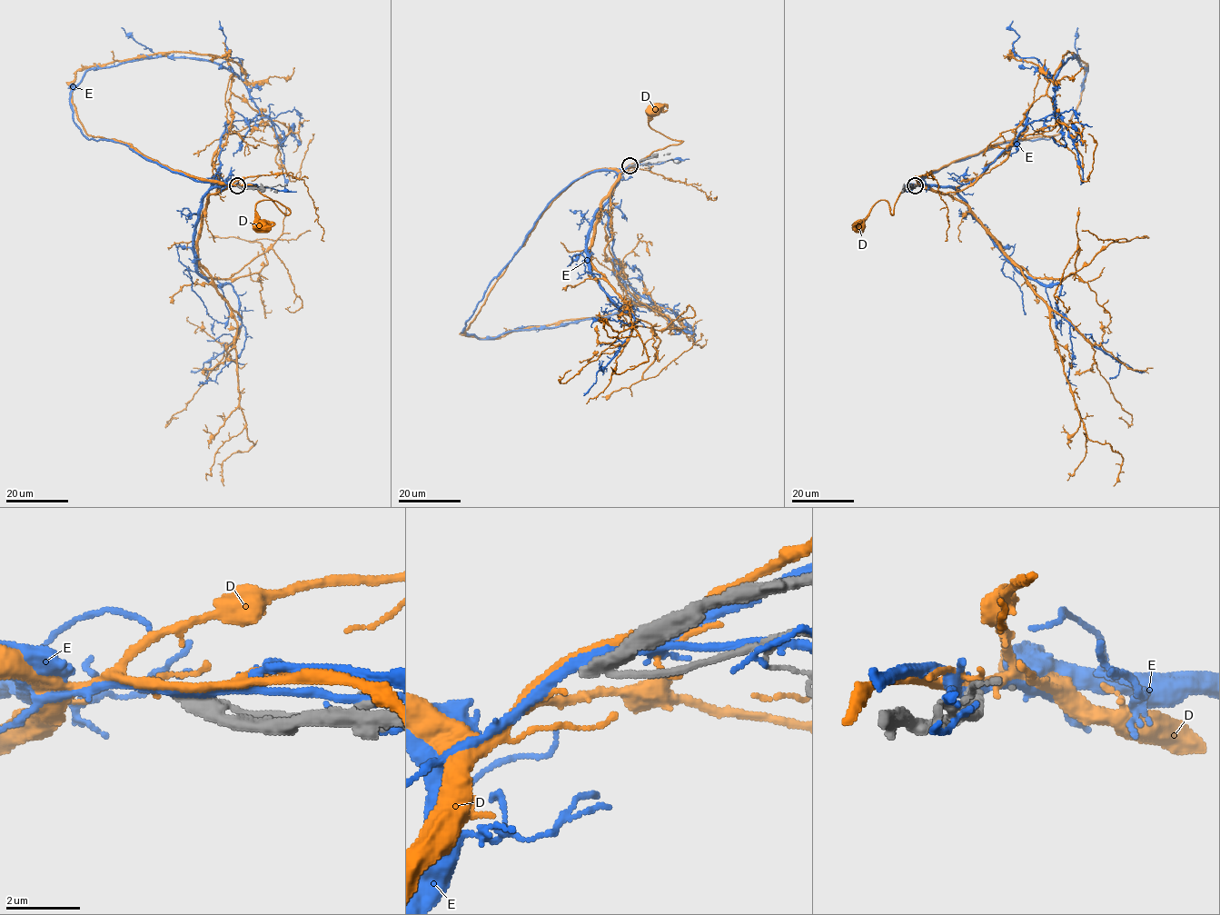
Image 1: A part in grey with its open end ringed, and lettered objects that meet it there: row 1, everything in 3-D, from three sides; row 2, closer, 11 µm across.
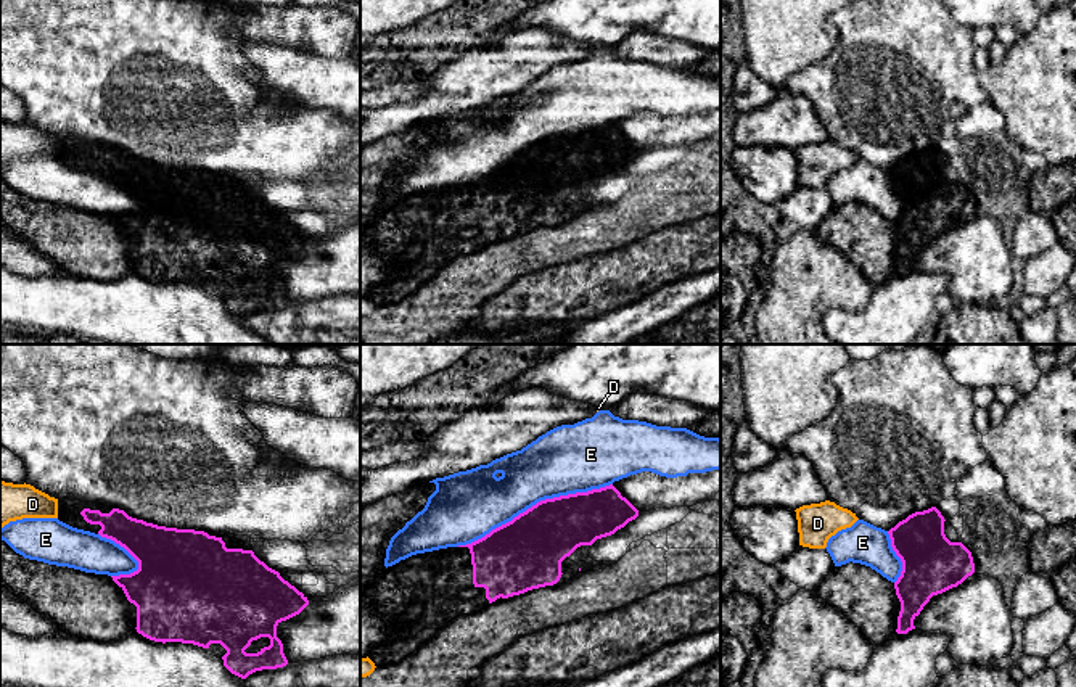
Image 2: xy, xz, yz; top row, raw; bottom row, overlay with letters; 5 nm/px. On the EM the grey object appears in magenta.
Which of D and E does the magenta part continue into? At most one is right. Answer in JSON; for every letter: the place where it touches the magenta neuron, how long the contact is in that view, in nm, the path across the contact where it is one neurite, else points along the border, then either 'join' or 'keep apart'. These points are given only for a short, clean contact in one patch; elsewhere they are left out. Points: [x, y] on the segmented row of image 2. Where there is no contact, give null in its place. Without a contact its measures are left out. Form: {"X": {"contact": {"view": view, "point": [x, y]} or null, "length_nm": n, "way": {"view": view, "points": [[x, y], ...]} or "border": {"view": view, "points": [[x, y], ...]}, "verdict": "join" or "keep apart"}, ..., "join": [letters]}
{"D": {"contact": null, "verdict": "keep apart"}, "E": {"contact": {"view": "xz", "point": [536, 504]}, "length_nm": 850, "verdict": "keep apart"}, "join": []}

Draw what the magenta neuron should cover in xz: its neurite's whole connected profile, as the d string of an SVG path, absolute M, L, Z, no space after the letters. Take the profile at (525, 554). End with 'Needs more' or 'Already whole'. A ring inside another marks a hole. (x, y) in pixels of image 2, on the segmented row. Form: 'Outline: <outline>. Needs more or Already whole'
Outline: M610 484L540 500L471 544L417 553L384 568L363 594L397 632L368 658L375 666L397 663L457 616L476 613L500 597L556 584L561 562L577 547L614 534L637 516L639 510Z. Needs more

